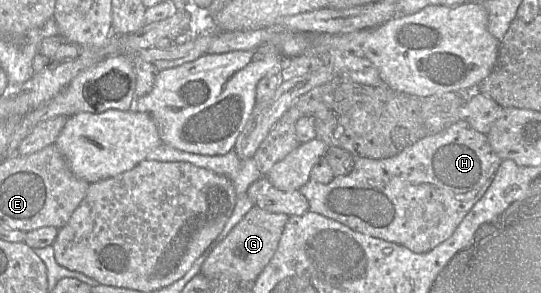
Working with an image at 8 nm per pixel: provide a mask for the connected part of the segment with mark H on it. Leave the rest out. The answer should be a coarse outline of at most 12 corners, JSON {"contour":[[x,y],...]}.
{"contour":[[460,120],[299,189],[309,211],[432,250],[501,161]]}

